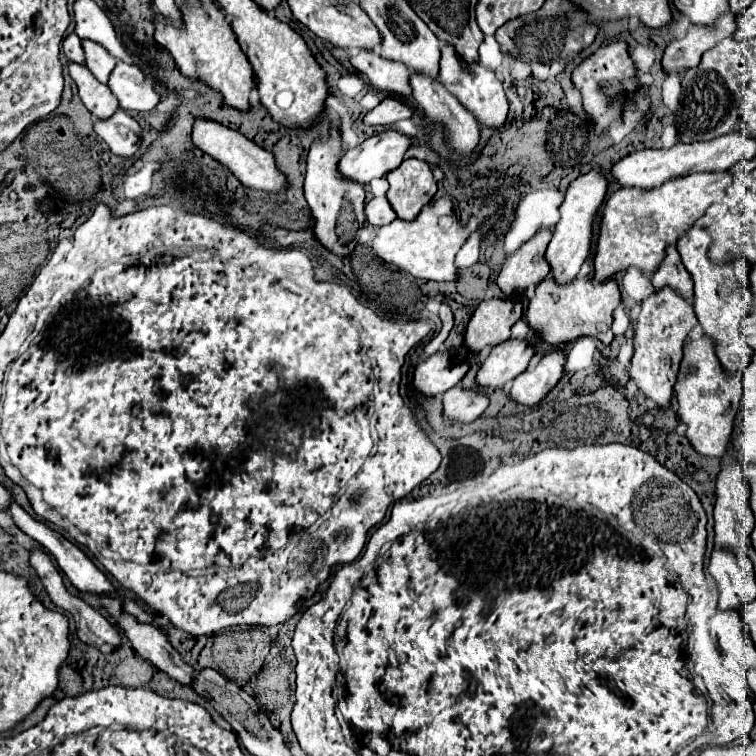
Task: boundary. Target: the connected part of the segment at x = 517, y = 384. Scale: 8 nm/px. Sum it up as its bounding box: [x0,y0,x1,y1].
[511,348,565,406]

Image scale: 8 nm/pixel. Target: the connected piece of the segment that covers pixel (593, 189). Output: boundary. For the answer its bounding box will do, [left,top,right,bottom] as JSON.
[547,168,609,284]

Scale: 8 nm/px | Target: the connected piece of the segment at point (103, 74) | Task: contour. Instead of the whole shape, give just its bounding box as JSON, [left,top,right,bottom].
[83,42,117,84]

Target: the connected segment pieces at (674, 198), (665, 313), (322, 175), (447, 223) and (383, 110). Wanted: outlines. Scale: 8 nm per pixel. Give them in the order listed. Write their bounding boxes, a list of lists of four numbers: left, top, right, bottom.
[[595,170,733,282],[629,290,697,408],[305,126,365,256],[373,198,499,282],[365,96,413,126]]

